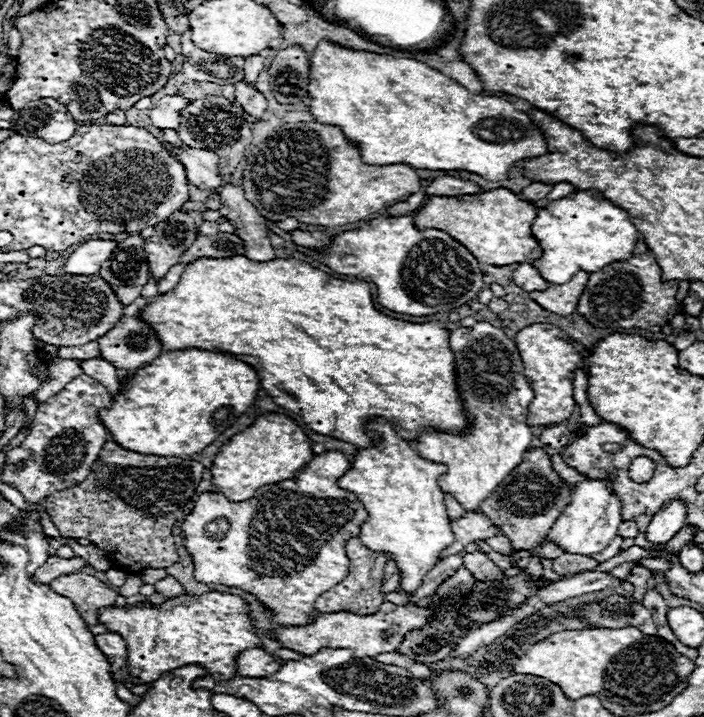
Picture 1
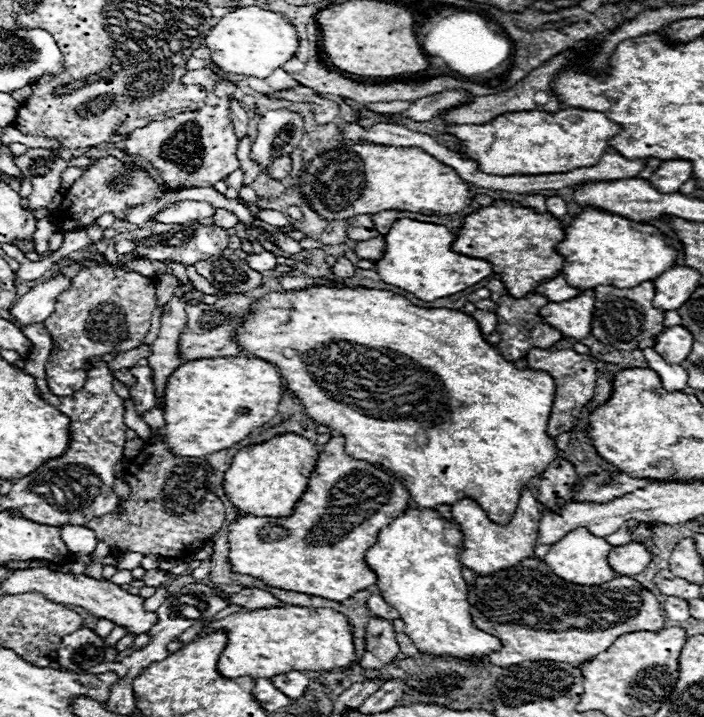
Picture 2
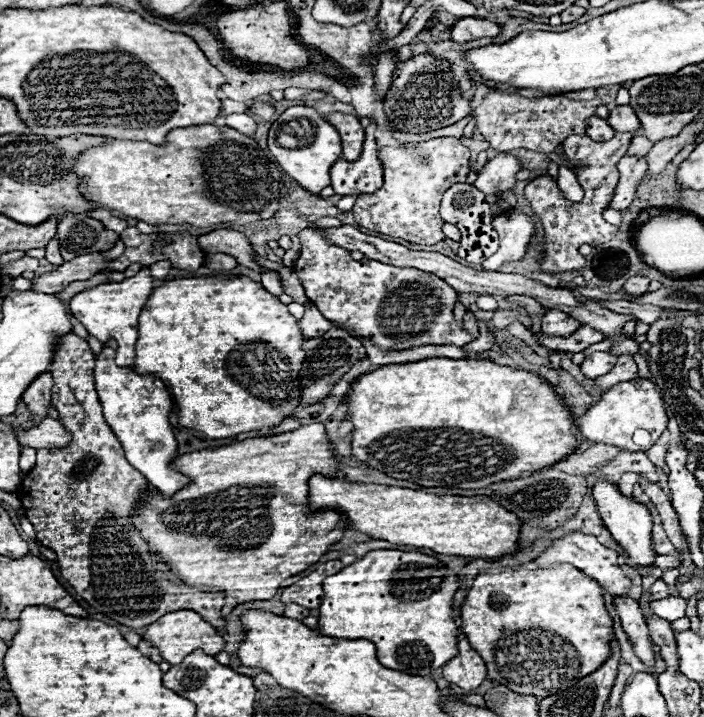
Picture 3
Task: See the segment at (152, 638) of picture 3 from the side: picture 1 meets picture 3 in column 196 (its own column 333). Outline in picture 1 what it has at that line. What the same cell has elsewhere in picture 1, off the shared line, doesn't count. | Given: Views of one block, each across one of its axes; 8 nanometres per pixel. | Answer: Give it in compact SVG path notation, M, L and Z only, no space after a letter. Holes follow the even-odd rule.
M384 602L376 614L358 616L352 612L334 612L334 614L316 614L314 624L308 626L282 626L274 630L276 640L280 640L286 648L296 650L300 654L316 654L322 648L350 648L354 658L376 658L384 652L394 652L404 636L412 630L422 630L432 616L432 608L418 604L396 606L392 602Z

